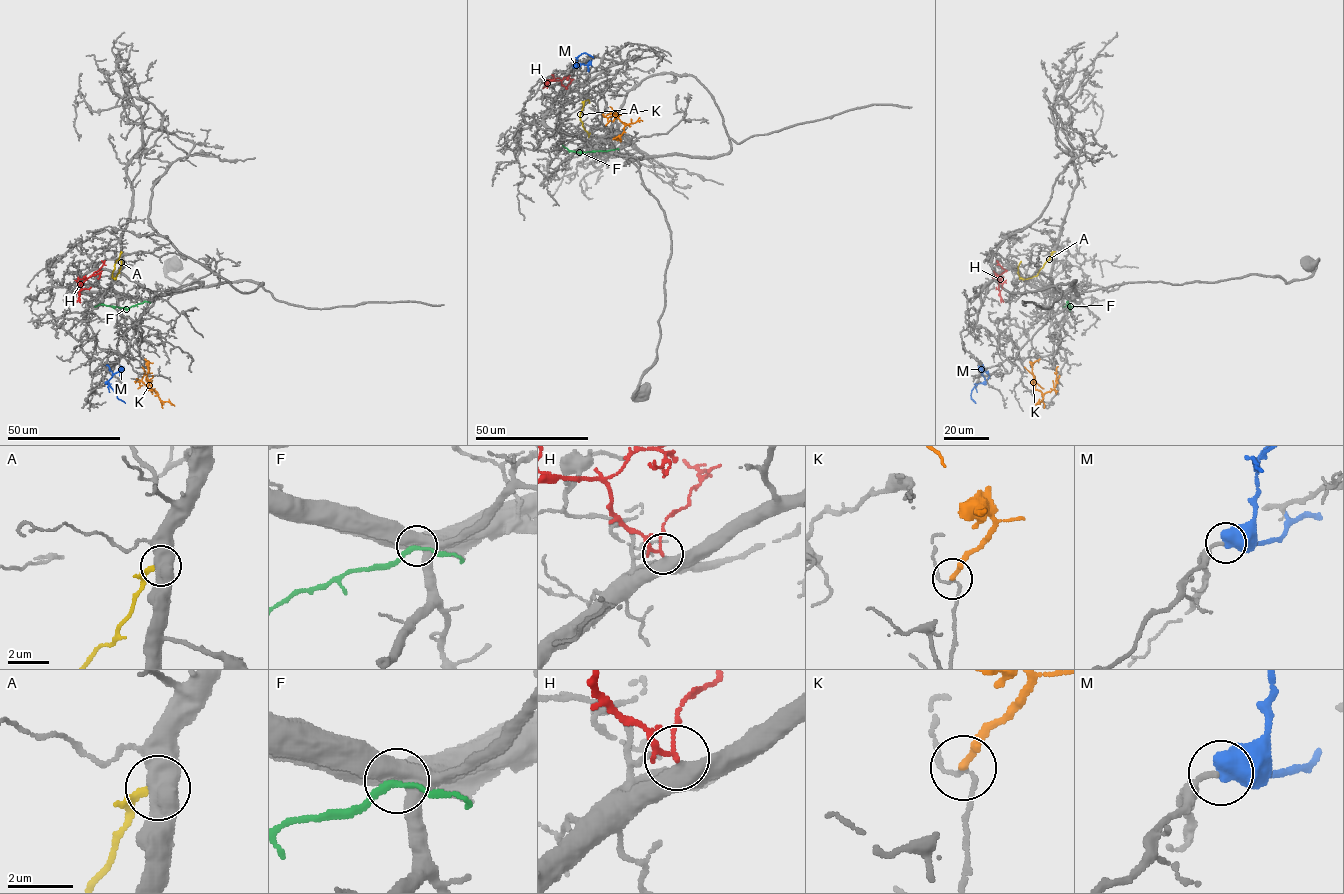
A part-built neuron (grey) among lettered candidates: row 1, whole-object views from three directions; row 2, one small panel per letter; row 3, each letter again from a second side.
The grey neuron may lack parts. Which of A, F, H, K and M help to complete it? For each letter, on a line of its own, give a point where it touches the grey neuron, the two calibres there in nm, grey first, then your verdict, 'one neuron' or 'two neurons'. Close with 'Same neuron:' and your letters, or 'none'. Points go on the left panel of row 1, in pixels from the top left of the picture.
A: contact (121, 251); calibres 600 and 180 nm; two neurons
F: contact (145, 301); calibres 650 and 190 nm; two neurons
H: contact (99, 270); calibres 480 and 120 nm; one neuron
K: contact (145, 359); calibres 100 and 150 nm; two neurons
M: contact (105, 382); calibres 160 and 700 nm; two neurons
Same neuron: H

